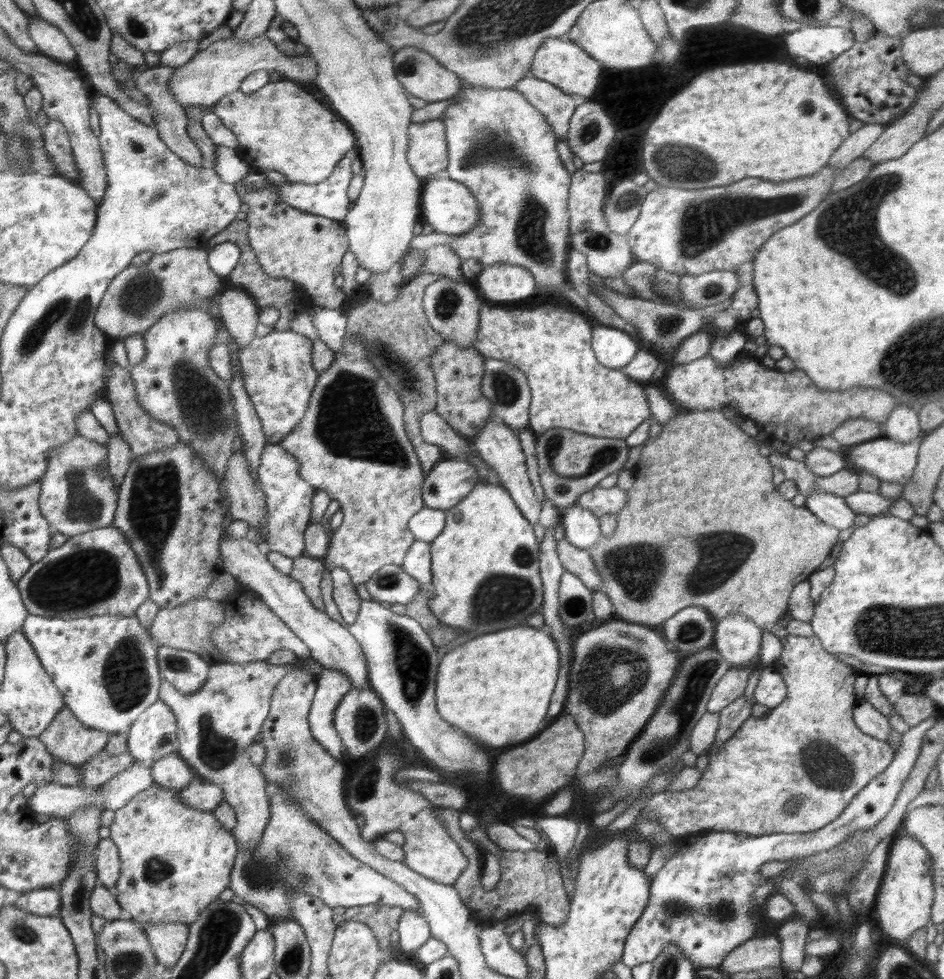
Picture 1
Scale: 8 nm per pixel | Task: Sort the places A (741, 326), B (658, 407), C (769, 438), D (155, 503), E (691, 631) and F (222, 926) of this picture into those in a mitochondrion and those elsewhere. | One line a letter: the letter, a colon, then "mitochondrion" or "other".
A: other
B: other
C: other
D: mitochondrion
E: mitochondrion
F: mitochondrion

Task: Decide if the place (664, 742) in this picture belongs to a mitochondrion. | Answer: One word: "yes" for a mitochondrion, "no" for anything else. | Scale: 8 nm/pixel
yes

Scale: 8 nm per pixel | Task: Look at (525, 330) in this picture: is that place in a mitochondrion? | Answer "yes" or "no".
no

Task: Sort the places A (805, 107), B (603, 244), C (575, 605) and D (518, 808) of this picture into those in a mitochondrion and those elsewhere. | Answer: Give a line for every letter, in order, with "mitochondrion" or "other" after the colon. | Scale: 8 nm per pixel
A: mitochondrion
B: mitochondrion
C: mitochondrion
D: other

